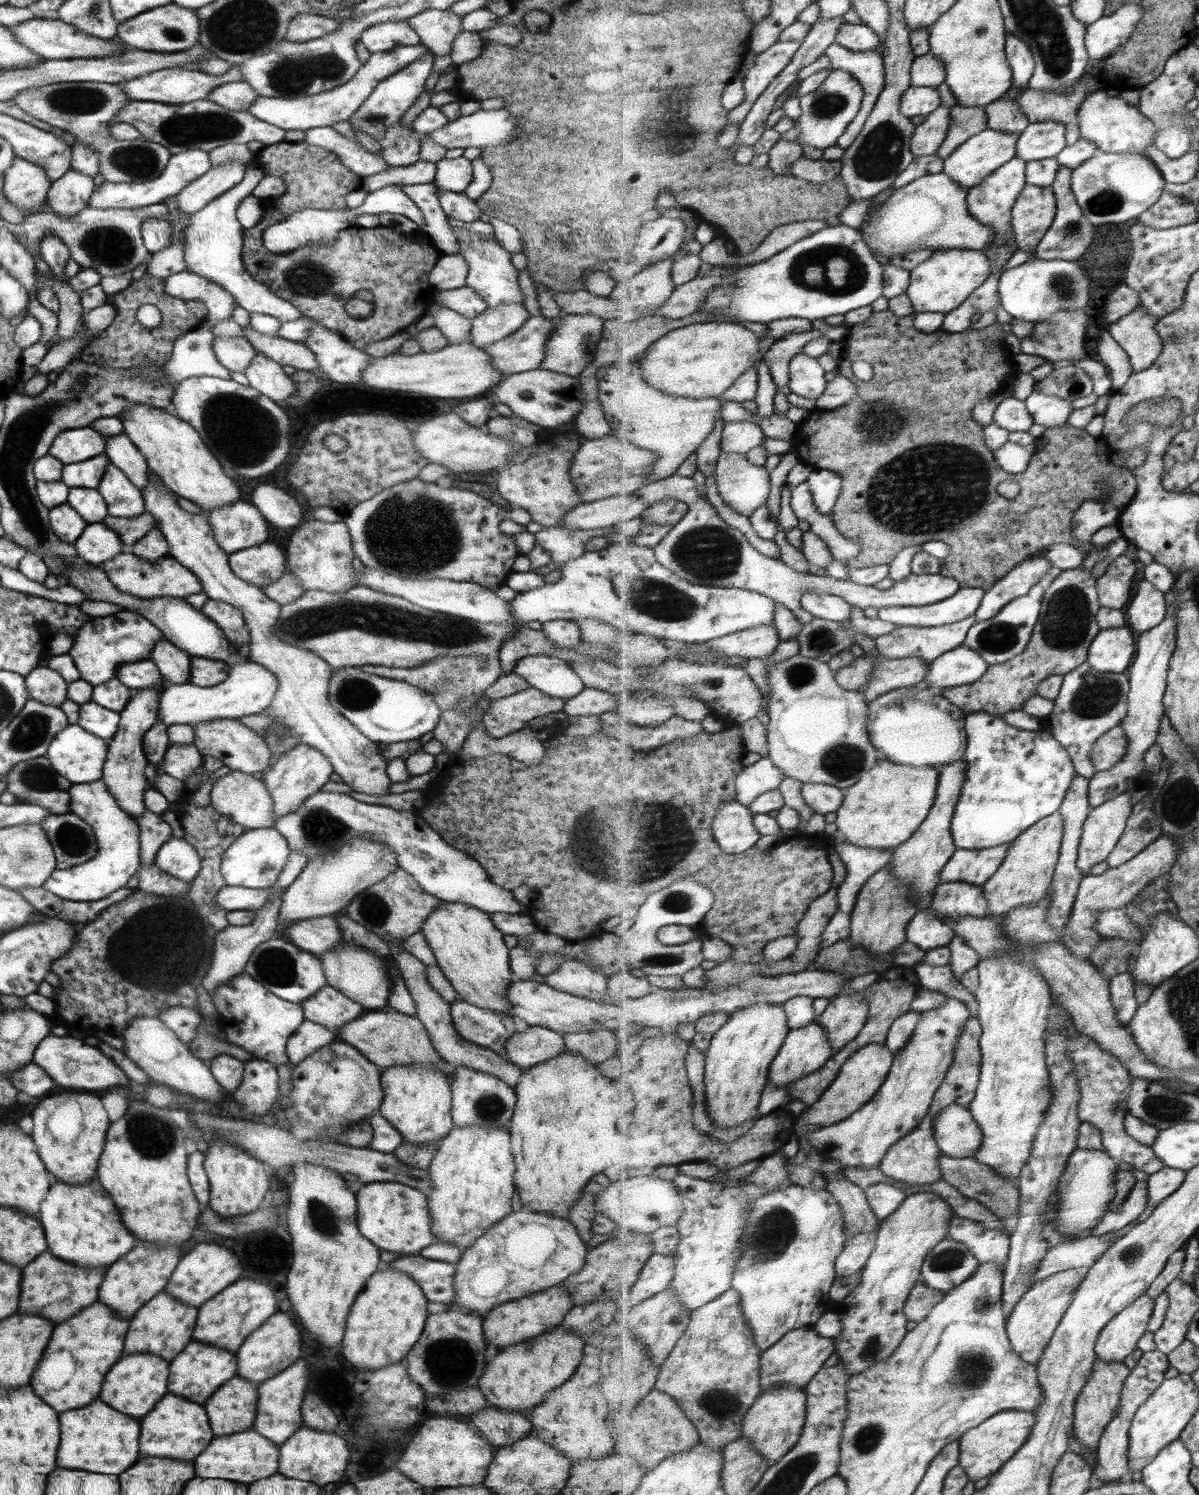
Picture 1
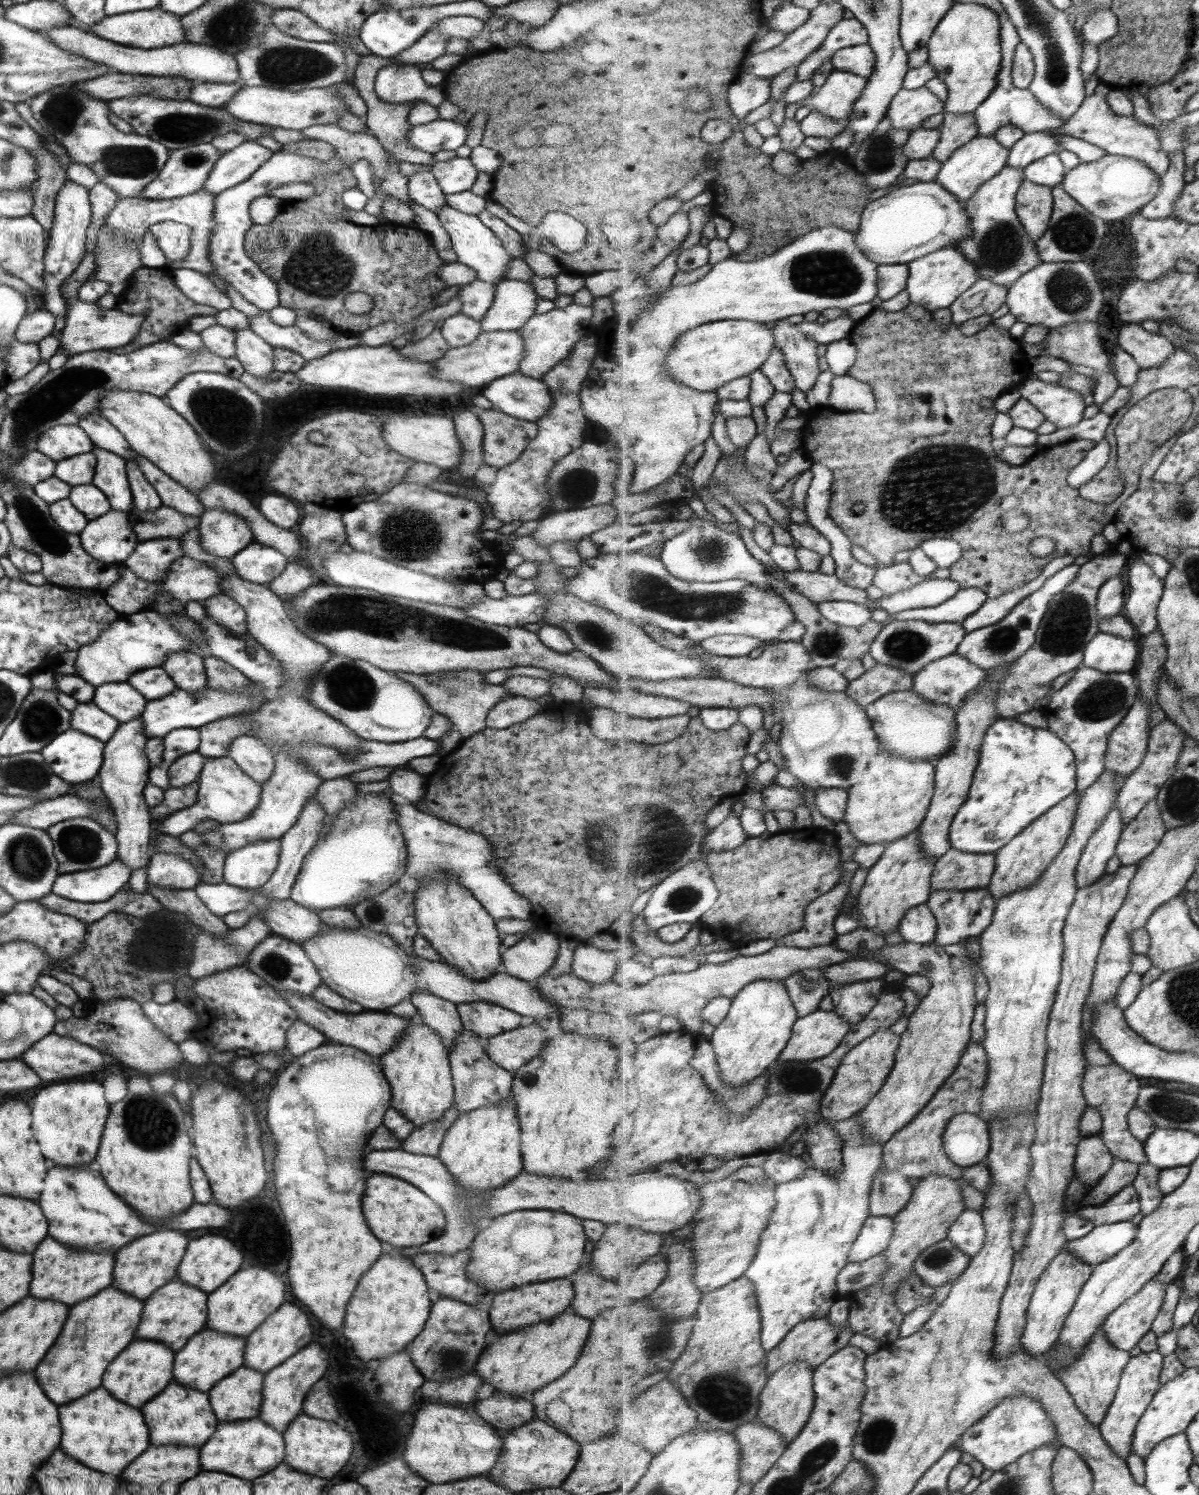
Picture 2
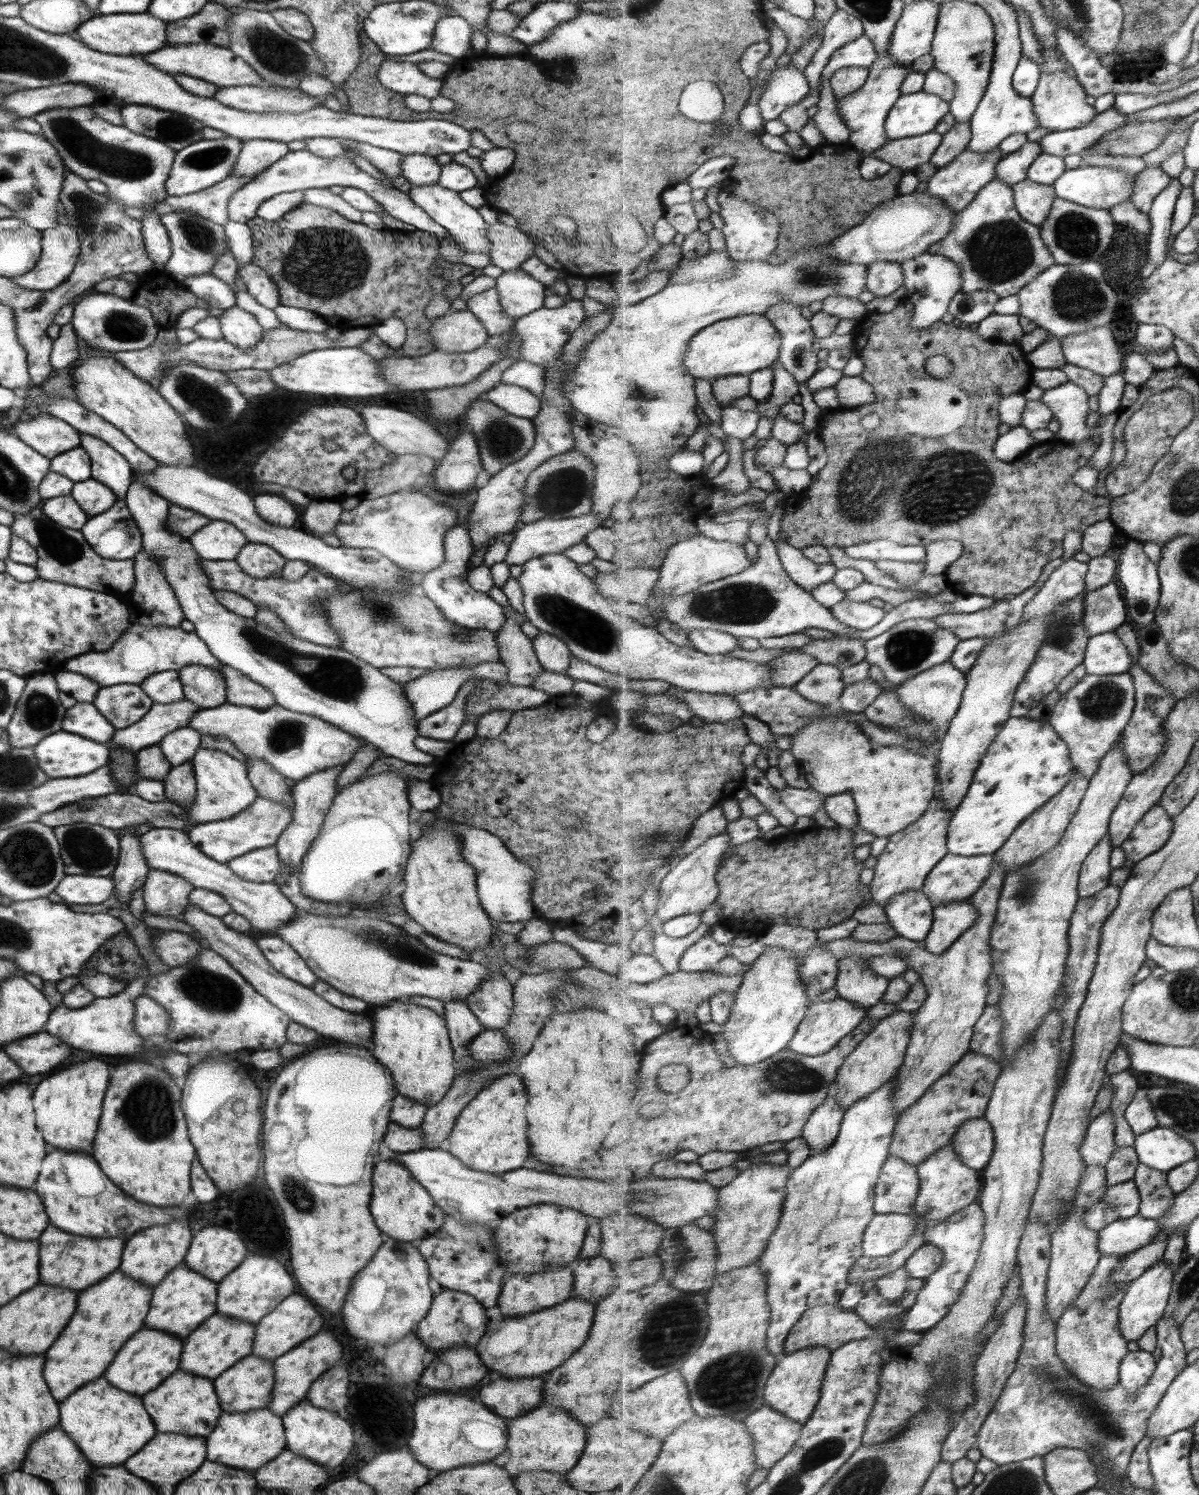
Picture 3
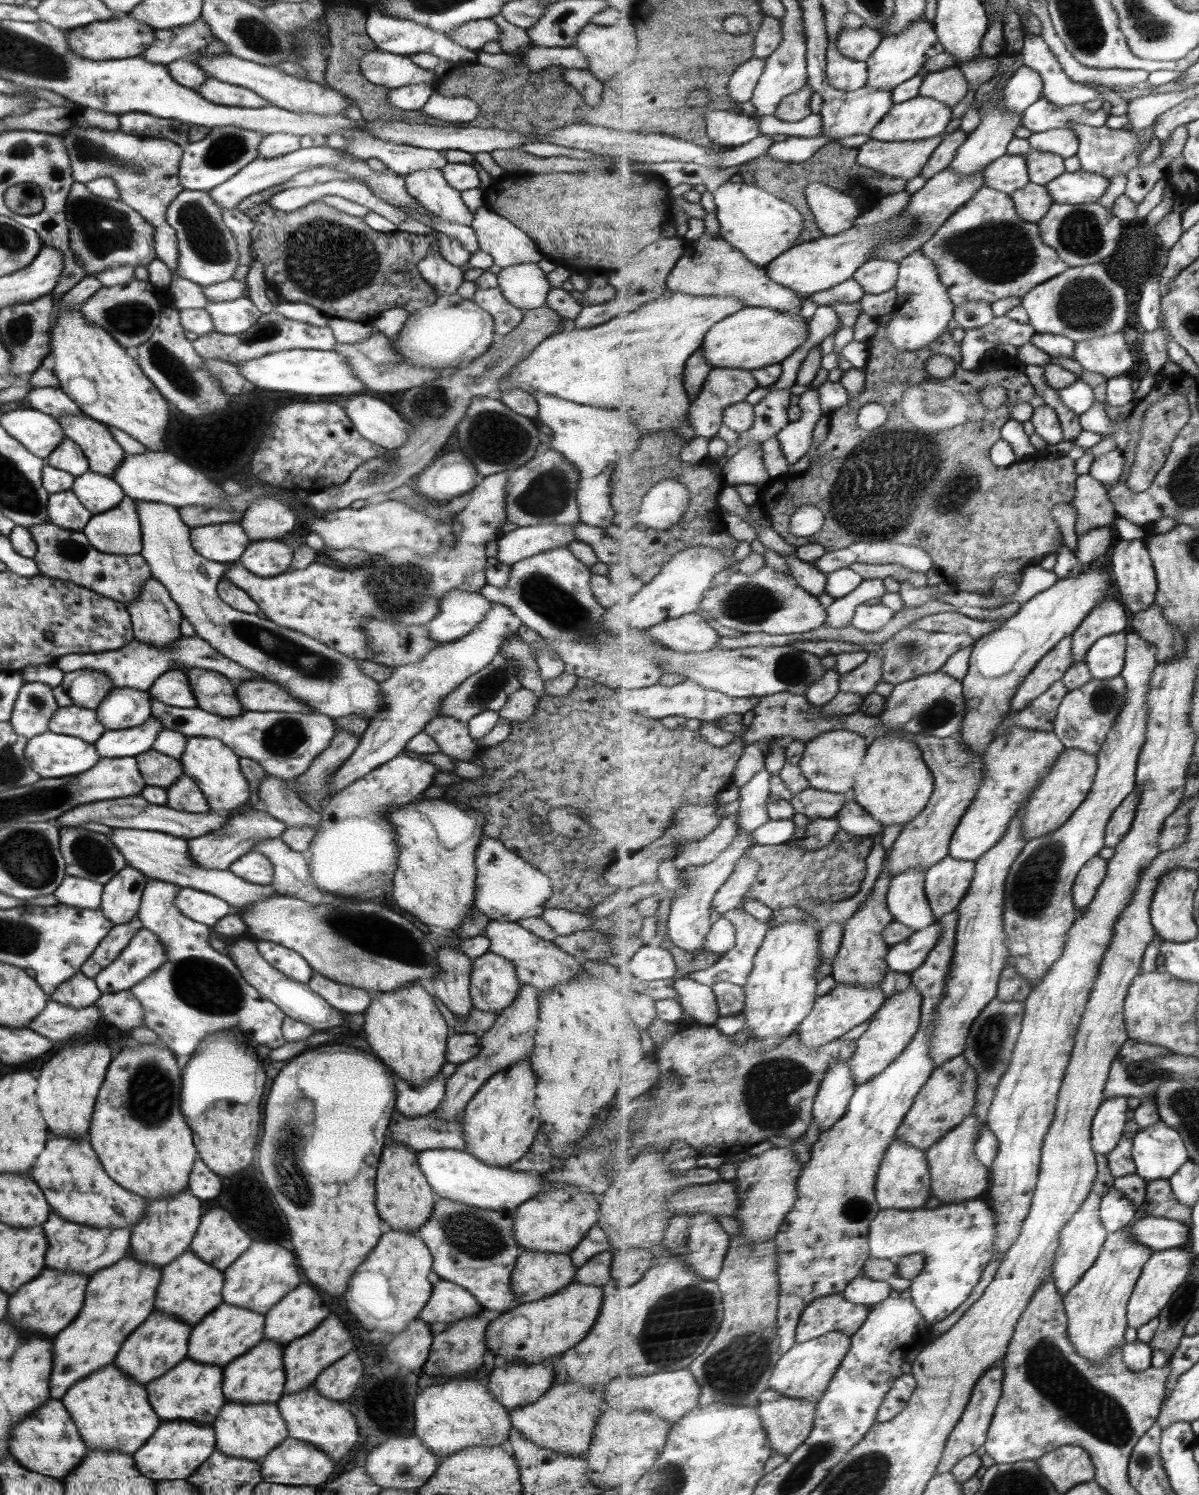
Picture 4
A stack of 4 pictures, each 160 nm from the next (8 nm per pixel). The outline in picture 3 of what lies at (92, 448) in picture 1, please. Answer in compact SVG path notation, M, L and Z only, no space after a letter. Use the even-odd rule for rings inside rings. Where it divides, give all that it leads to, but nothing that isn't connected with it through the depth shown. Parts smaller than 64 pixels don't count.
M47 415L15 424L15 434L21 442L49 460L79 447L80 443L79 434L71 426Z

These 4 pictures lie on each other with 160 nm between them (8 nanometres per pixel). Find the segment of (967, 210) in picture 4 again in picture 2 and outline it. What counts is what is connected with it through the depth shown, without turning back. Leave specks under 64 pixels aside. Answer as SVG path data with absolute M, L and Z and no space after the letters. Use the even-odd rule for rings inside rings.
M1007 165L995 178L981 185L974 196L963 203L970 220L970 225L972 226L972 236L968 236L960 244L953 246L955 249L963 251L967 258L970 258L978 266L981 279L993 280L995 284L1003 286L1005 290L1011 290L1011 286L1015 286L1015 282L1023 274L1028 273L1043 263L1037 244L1030 239L1025 226L1021 222L1020 215L1016 211L1016 196L1020 192L1024 179L1023 169L1016 169Z

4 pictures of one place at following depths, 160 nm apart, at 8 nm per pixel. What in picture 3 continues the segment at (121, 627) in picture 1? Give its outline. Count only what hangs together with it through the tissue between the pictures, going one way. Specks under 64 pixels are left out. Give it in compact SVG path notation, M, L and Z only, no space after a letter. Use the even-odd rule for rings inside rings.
M130 623L107 650L77 655L66 660L62 669L81 674L99 687L106 687L114 684L138 685L143 677L154 672L178 671L179 668L190 664L217 670L221 666L220 662L209 652L205 643L193 631L183 631L180 627L141 626L137 623Z

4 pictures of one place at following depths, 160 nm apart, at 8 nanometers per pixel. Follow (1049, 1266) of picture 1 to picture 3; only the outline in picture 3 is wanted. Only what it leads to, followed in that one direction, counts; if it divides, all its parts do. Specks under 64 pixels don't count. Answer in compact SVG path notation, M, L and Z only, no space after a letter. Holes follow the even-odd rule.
M1140 1214L1119 1219L1099 1231L1099 1249L1103 1255L1125 1255L1149 1246L1160 1233L1158 1219L1145 1218Z

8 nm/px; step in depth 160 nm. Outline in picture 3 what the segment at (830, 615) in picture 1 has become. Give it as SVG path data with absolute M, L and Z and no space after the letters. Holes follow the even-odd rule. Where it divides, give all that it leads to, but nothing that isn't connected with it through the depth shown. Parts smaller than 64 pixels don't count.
M841 601L830 609L837 620L857 630L869 630L873 628L887 614L883 610L883 607L878 608L866 602L855 601Z

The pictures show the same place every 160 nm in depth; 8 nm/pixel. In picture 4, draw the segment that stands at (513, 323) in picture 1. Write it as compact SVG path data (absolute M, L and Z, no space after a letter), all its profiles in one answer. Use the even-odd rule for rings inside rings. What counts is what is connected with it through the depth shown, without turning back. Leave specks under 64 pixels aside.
M535 262L514 264L496 274L496 282L503 299L519 310L534 310L545 305L550 286L546 274Z

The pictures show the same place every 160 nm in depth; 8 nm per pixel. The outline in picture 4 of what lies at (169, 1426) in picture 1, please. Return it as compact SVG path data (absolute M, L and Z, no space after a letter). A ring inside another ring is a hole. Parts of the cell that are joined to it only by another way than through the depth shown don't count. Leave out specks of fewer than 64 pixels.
M191 1359L179 1362L165 1376L145 1386L149 1404L159 1420L186 1421L197 1426L212 1426L220 1408L226 1403L221 1392L223 1370L217 1366L201 1366Z

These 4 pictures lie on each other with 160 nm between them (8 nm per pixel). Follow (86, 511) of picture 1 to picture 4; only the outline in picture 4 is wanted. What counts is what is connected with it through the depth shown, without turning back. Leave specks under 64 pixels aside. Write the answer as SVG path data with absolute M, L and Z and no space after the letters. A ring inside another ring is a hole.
M89 470L74 477L70 491L92 515L112 509L124 497L121 487L112 478Z

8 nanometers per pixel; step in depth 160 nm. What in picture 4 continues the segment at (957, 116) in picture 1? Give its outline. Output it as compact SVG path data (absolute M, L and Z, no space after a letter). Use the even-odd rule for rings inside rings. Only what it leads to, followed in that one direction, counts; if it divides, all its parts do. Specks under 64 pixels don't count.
M960 128L952 133L945 133L944 141L937 147L936 152L932 154L921 175L929 180L942 170L949 169L960 146L967 140L968 134Z

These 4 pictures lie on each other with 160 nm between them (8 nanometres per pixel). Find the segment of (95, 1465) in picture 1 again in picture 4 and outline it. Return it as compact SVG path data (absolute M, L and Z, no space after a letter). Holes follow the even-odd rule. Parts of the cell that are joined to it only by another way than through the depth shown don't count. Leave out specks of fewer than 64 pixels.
M105 1366L73 1384L61 1398L61 1404L77 1426L79 1438L91 1450L132 1455L159 1426L159 1418L147 1402L145 1388L125 1378L115 1366Z

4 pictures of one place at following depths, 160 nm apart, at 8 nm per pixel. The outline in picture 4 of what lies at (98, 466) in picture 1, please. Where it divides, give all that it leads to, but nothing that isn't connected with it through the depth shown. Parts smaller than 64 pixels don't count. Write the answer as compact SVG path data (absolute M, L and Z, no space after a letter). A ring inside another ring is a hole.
M67 437L47 456L45 463L74 477L88 471L88 462L84 453Z

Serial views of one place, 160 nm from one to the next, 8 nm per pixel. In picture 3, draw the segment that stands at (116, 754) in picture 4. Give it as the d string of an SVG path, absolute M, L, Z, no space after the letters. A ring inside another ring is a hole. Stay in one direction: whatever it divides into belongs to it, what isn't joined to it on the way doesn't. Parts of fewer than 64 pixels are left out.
M181 699L165 704L152 703L149 710L132 725L115 729L109 749L121 747L136 753L138 750L157 745L170 732L189 726L190 718L200 708L190 700Z

